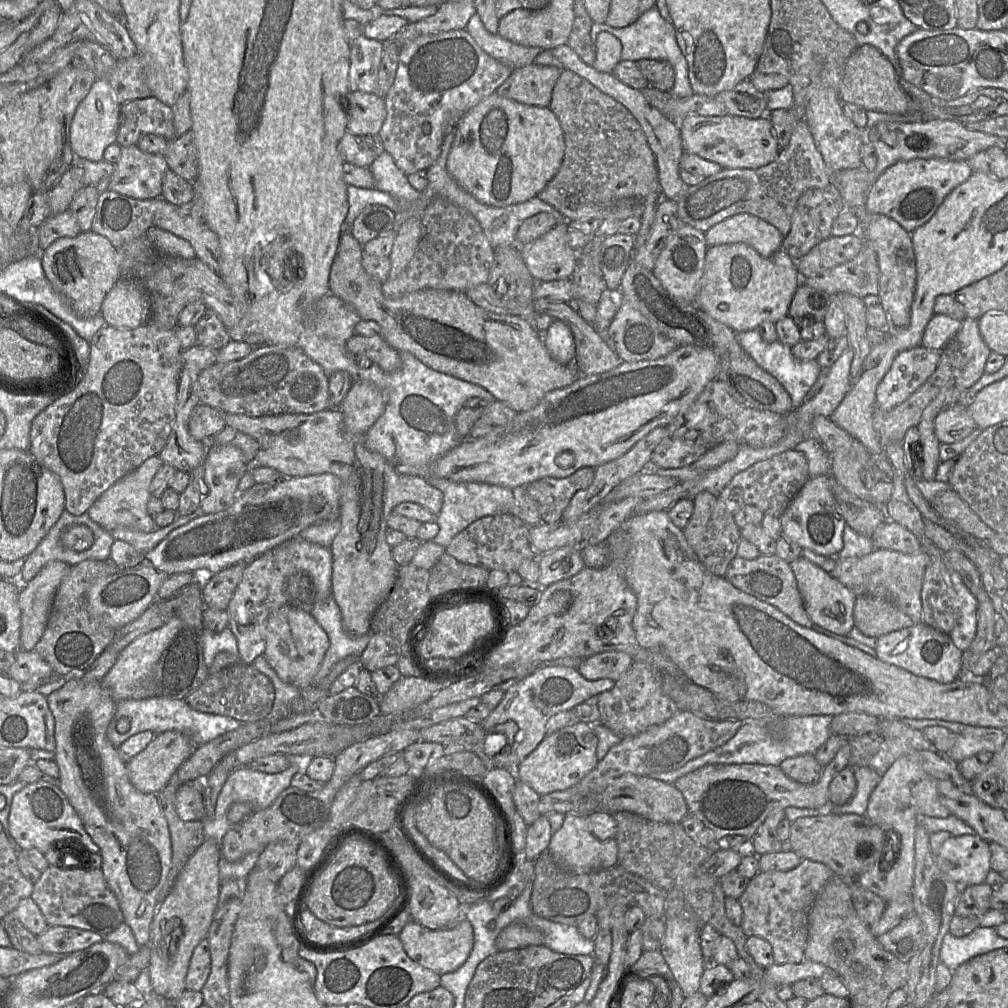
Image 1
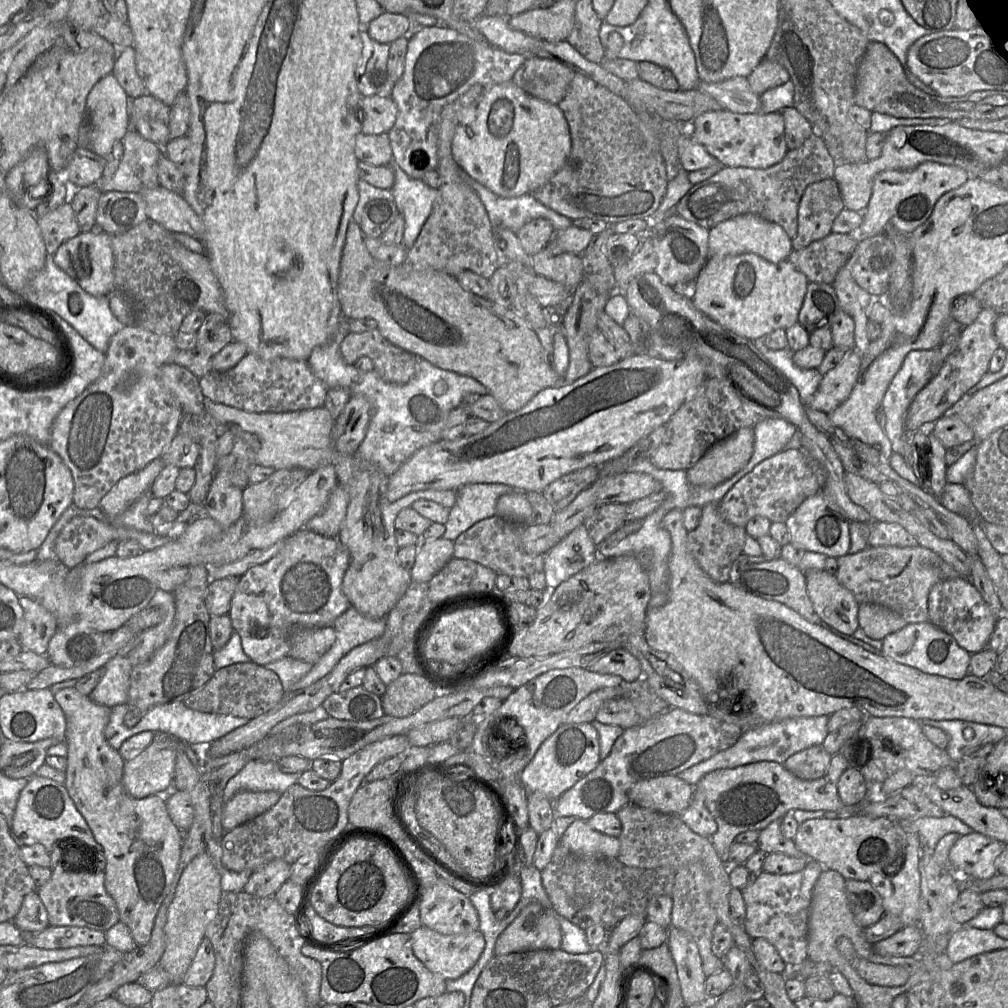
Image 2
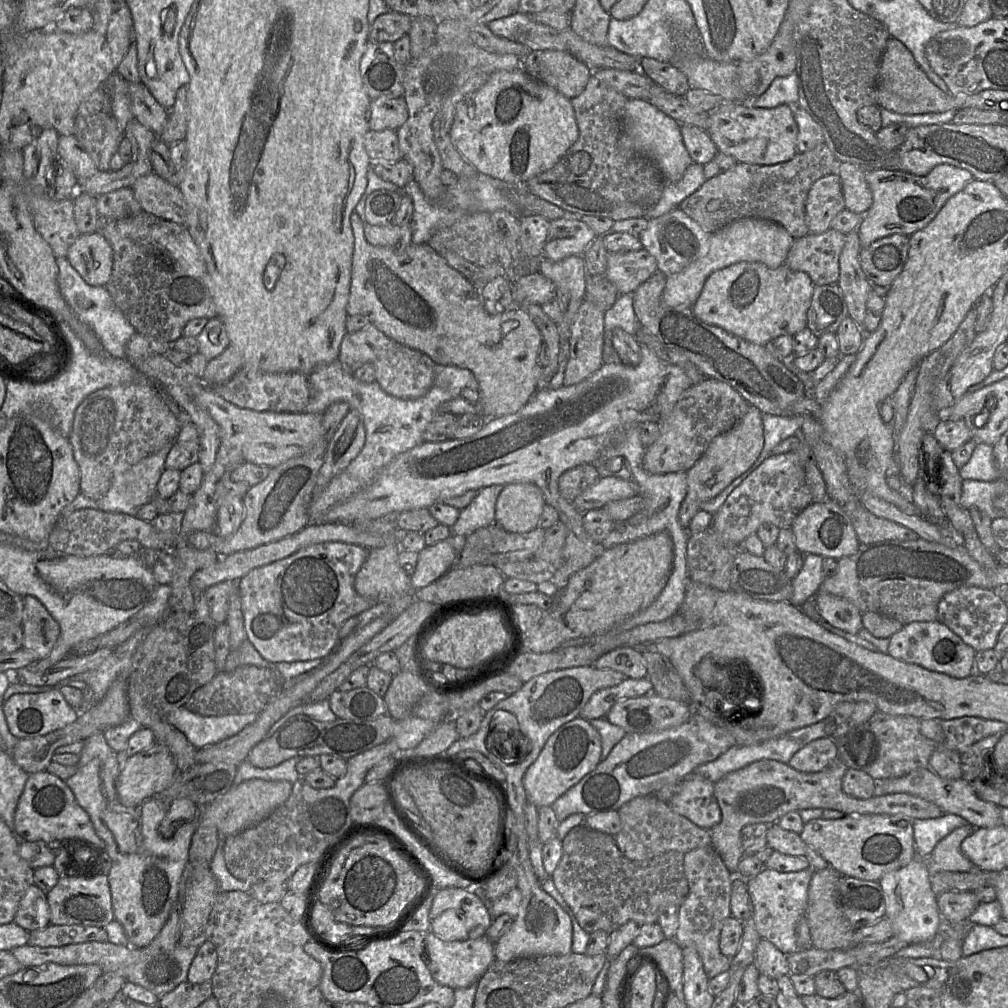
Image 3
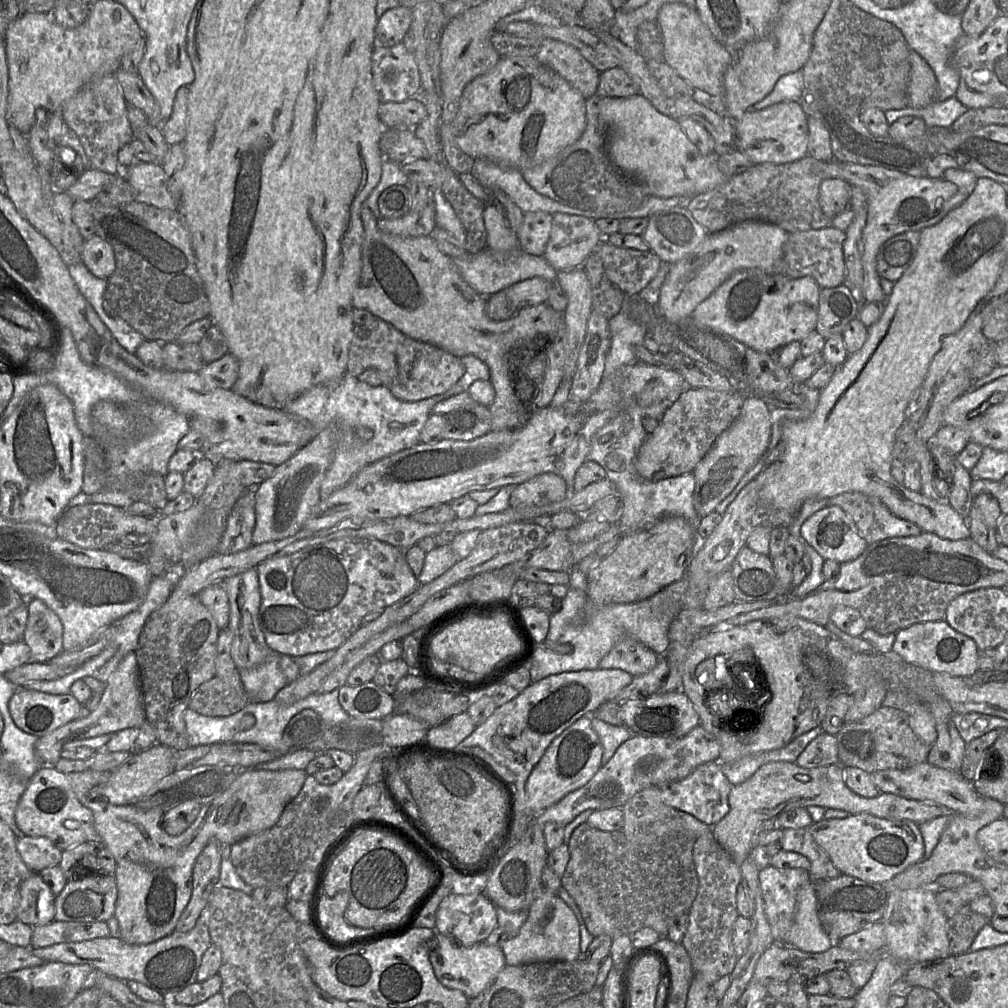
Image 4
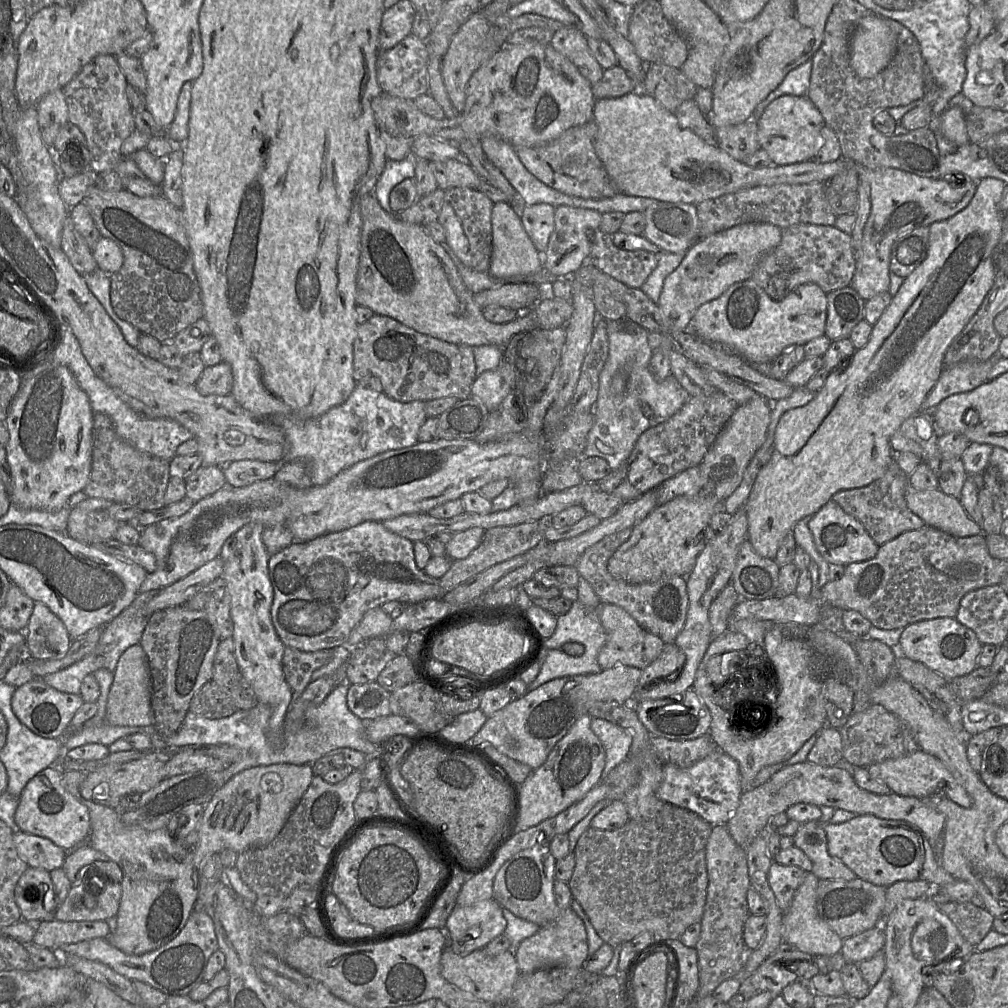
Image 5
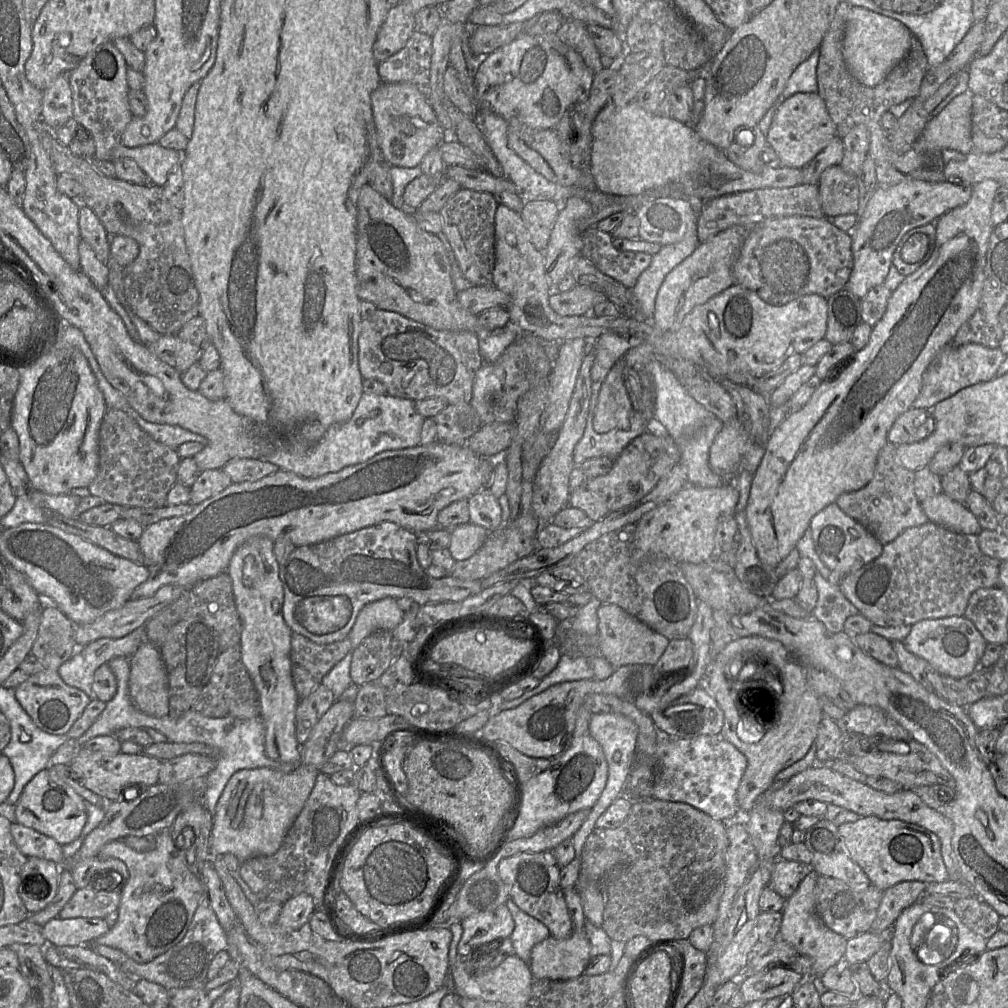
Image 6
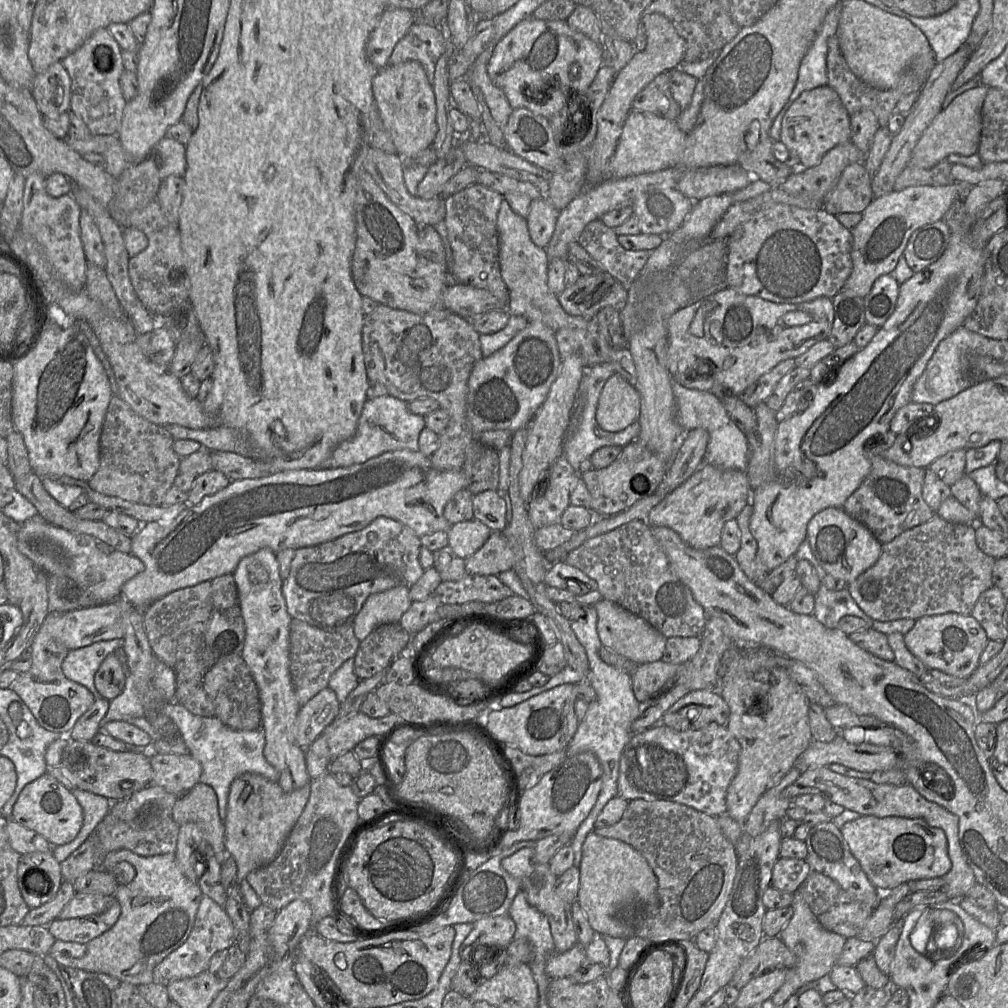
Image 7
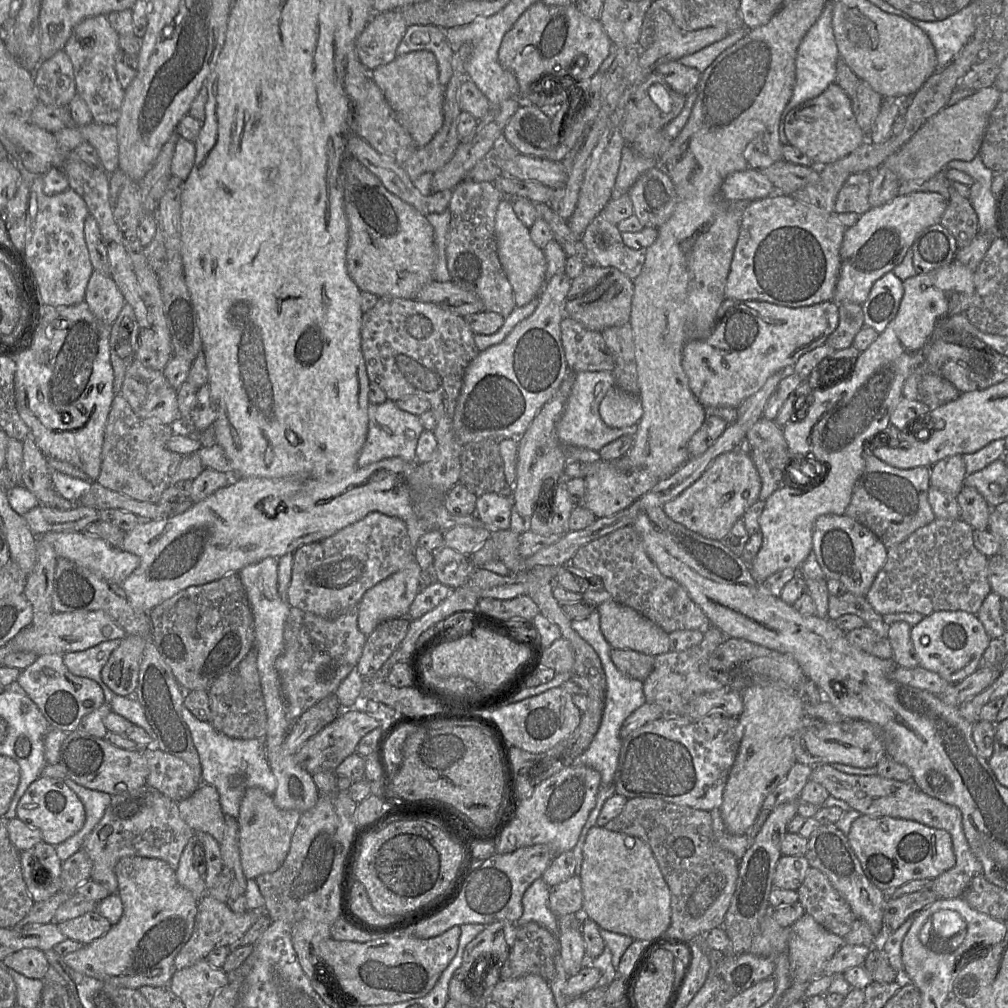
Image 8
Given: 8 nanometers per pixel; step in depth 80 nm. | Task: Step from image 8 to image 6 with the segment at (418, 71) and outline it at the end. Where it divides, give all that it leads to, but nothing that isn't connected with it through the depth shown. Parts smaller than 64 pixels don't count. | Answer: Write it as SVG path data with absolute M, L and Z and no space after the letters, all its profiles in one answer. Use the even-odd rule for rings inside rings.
M407 82L381 84L371 94L377 142L383 160L391 166L419 166L434 147L445 141L445 129L435 116L427 96Z

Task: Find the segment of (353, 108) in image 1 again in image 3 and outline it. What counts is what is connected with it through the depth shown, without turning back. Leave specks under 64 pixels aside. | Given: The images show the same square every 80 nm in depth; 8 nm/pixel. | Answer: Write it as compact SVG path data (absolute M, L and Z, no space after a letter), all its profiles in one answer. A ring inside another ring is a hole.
M379 97L371 100L368 119L371 131L397 130L407 118L408 108L403 97Z

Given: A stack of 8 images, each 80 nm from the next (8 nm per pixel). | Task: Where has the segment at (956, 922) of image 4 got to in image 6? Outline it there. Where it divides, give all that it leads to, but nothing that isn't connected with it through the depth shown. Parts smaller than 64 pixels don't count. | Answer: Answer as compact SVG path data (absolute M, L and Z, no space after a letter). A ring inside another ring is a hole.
M975 895L956 900L953 910L963 924L986 939L998 930L1001 916Z

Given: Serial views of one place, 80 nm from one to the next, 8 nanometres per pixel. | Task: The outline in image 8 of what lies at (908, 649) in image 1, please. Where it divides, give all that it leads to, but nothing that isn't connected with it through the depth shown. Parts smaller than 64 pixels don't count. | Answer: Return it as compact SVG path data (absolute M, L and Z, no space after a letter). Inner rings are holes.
M937 611L912 627L911 641L919 666L938 674L951 684L959 683L980 667L991 638L975 614L965 611Z

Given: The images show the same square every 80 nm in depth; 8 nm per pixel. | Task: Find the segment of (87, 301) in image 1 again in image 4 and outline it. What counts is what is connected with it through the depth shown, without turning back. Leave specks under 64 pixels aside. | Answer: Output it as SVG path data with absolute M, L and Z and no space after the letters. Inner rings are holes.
M97 234L85 239L82 264L94 276L107 280L116 269L116 258L112 245Z

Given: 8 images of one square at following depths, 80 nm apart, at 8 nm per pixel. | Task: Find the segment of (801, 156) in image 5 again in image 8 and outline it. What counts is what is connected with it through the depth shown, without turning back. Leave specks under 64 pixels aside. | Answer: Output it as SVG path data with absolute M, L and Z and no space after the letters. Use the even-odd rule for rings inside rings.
M835 82L818 96L792 108L784 118L784 132L787 142L803 152L815 166L834 162L868 140L856 121L852 99Z

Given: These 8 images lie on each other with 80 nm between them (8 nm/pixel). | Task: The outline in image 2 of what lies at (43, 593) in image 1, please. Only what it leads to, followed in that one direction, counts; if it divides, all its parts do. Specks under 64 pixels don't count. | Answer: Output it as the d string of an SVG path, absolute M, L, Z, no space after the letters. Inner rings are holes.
M28 596L20 597L24 612L24 627L19 638L22 650L45 655L49 641L58 630L55 616L37 600Z

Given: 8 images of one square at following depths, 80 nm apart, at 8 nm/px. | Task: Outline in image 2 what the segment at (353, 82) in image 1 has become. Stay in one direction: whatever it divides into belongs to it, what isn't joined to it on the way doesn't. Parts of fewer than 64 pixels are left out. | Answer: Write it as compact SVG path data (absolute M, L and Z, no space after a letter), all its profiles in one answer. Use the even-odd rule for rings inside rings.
M365 29L360 30L360 37L363 47L355 69L359 92L362 96L390 96L397 82L387 71L390 45L371 39Z

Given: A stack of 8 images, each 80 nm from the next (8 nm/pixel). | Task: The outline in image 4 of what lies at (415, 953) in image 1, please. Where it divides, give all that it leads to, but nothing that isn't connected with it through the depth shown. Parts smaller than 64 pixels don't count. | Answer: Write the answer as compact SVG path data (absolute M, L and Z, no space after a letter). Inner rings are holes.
M440 933L431 941L430 962L441 984L463 992L468 998L480 998L507 965L505 955L498 946L489 945L485 941L472 946L459 946Z

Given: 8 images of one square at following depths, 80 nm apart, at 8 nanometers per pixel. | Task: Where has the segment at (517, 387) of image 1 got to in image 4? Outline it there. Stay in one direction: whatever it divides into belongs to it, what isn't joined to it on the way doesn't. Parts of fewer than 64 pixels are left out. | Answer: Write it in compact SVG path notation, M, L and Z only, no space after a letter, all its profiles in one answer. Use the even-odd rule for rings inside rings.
M362 207L361 219L364 227L362 245L362 267L357 286L352 296L354 309L368 310L404 335L432 344L457 357L473 355L489 368L489 380L495 390L493 402L488 406L491 415L491 430L509 430L522 426L530 417L527 408L516 393L516 383L510 376L510 362L517 360L521 371L535 360L563 323L564 312L554 310L548 303L518 309L516 314L504 321L494 321L486 314L486 300L462 277L454 260L441 252L433 239L427 236L399 237L378 228L378 217L369 207Z

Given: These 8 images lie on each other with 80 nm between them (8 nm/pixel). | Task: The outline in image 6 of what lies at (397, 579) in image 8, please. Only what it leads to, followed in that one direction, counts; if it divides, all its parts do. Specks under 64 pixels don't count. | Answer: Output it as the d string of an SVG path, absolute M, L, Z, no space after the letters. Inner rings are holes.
M393 597L366 604L348 635L353 649L376 631L392 631L402 621L404 614L397 604L397 599Z

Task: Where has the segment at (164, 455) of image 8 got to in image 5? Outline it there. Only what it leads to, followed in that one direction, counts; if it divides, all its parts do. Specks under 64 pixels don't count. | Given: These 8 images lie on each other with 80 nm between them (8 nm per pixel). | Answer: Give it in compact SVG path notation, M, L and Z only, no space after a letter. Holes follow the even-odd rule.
M101 413L94 414L92 429L92 461L88 483L83 489L89 498L102 498L116 504L129 504L141 511L154 511L165 506L165 492L167 489L170 461L141 452L123 440L116 432L112 419Z

